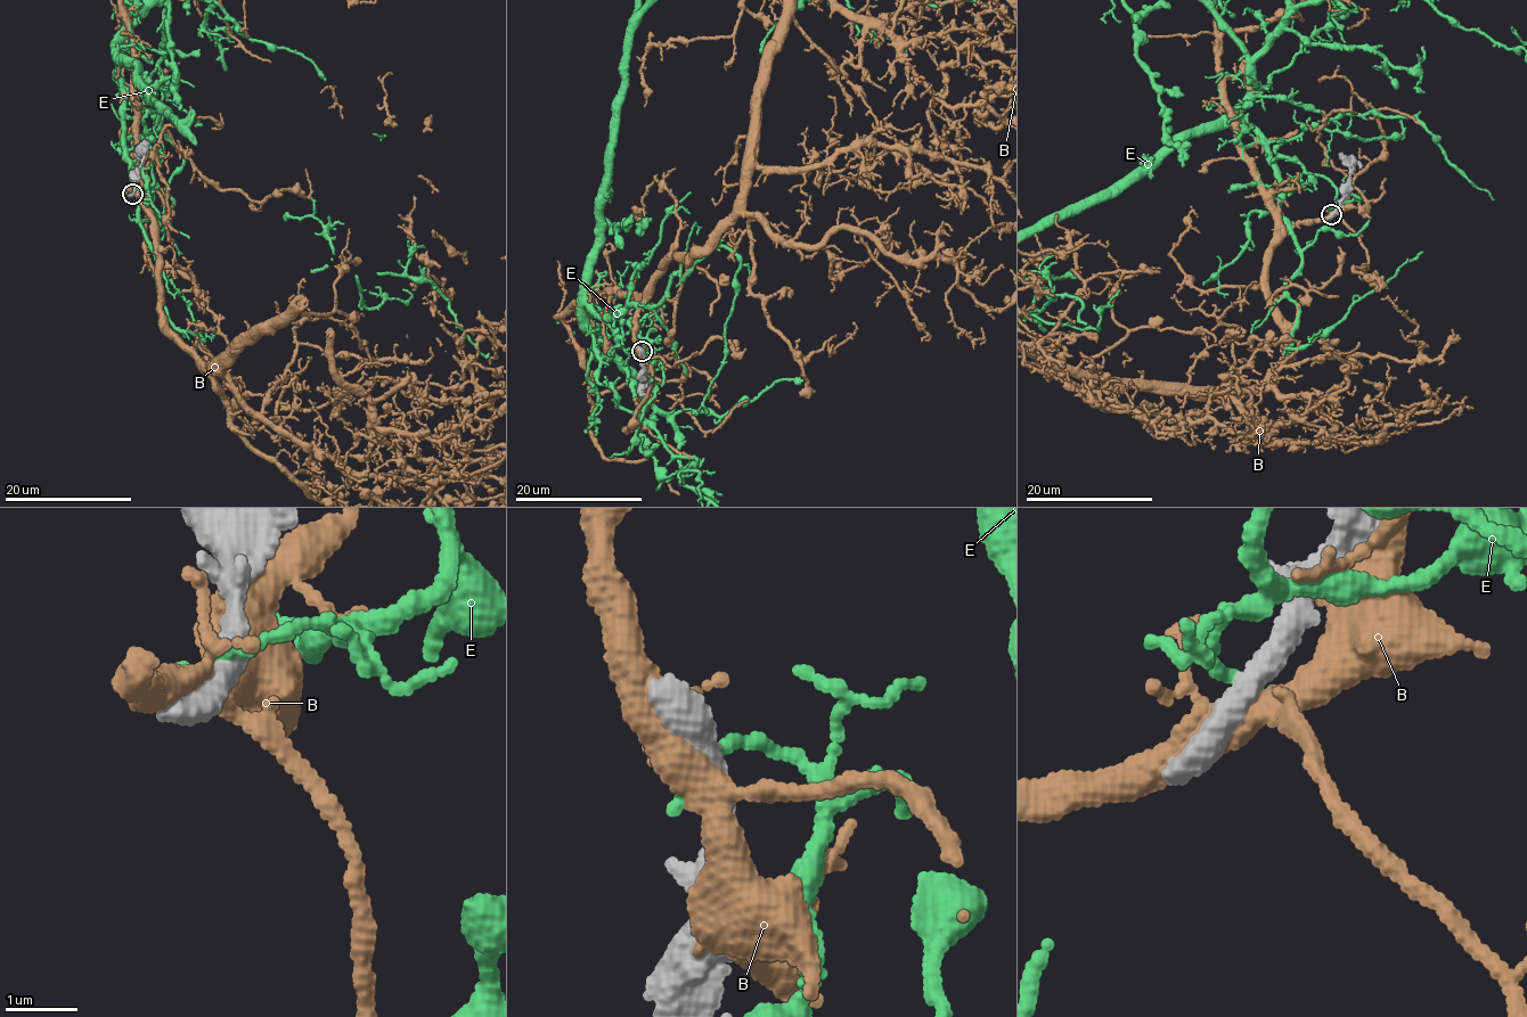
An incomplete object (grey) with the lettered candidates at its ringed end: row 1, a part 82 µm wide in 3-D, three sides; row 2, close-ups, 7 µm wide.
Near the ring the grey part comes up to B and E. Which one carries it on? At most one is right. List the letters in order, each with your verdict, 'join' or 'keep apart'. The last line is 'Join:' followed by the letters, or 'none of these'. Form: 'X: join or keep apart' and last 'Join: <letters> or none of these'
B: keep apart
E: keep apart
Join: none of these

